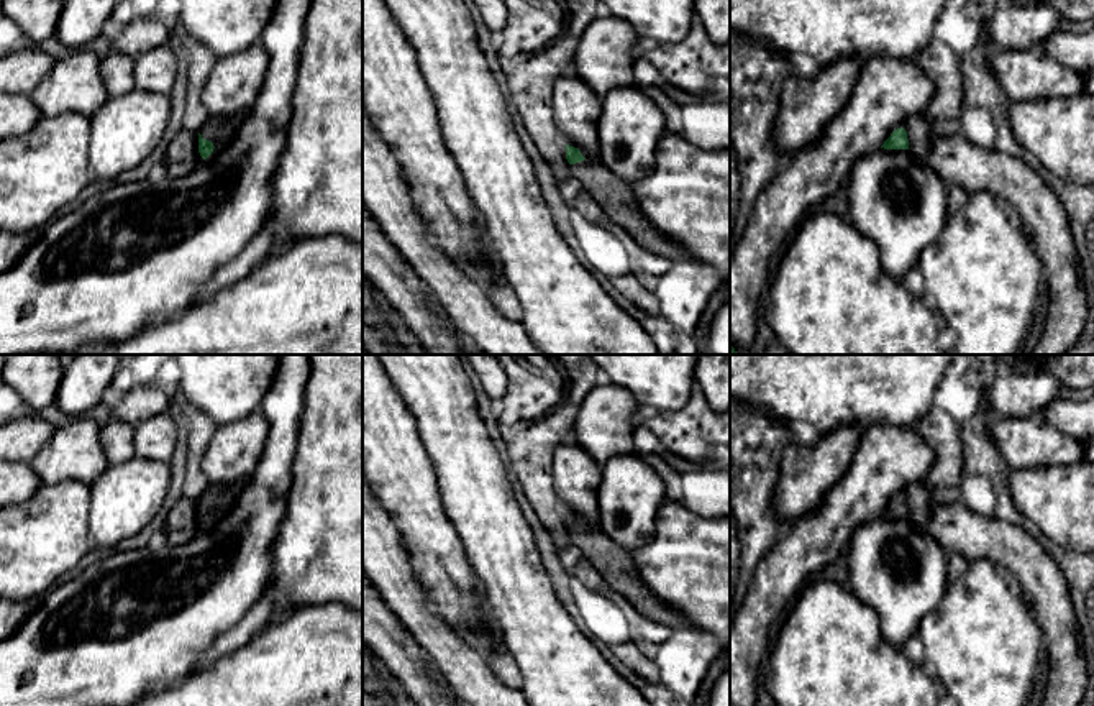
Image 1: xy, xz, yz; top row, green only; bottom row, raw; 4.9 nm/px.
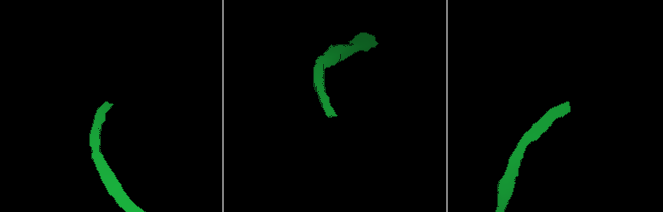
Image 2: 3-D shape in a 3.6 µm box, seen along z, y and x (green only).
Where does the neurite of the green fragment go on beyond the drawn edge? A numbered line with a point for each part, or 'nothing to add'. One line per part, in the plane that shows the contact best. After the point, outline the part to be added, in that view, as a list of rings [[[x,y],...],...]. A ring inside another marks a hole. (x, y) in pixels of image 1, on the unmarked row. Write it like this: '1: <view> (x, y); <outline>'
1: xy (220, 498); [[[251,474],[236,479],[235,483],[230,484],[210,484],[205,489],[203,496],[200,497],[200,502],[203,507],[212,509],[215,514],[213,520],[208,525],[212,525],[218,517],[221,517],[226,511],[233,507],[238,494],[249,483],[249,479]]]

